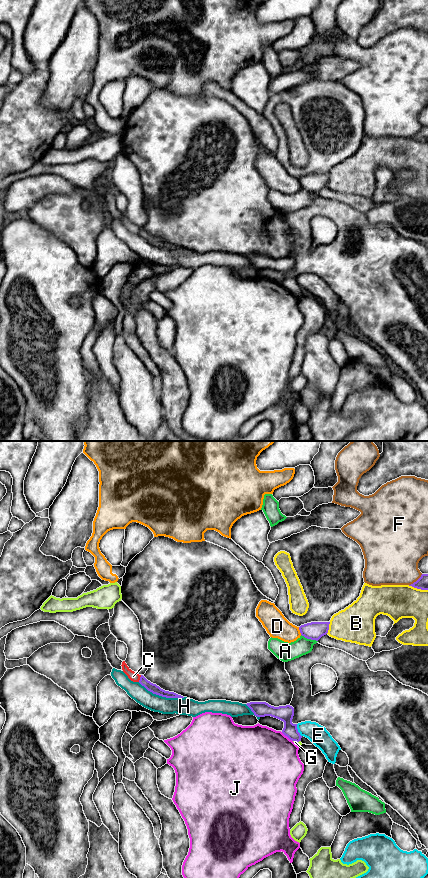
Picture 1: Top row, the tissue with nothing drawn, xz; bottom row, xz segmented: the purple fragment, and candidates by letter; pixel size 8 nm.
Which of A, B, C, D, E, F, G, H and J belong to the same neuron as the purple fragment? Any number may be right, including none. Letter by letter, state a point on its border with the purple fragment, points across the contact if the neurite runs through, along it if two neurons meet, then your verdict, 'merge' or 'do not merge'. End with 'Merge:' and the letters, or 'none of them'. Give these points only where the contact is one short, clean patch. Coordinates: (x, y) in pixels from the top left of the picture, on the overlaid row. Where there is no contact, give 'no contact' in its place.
A: meets purple in xz at (309, 638); do not merge
B: meets purple in xz at (418, 588); do not merge
C: meets purple in xz at (140, 678); border along xz (141, 675), (138, 681); do not merge
D: meets purple in xz at (300, 631); do not merge
E: meets purple in xz at (297, 730); do not merge
F: meets purple in xz at (416, 581); do not merge
G: meets purple in xz at (297, 741); do not merge
H: meets purple in xz at (161, 695); do not merge
J: meets purple in xz at (287, 736); border along xz (281, 732), (292, 741); do not merge
Merge: none of them

